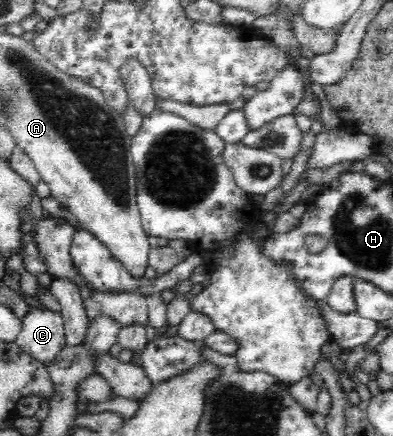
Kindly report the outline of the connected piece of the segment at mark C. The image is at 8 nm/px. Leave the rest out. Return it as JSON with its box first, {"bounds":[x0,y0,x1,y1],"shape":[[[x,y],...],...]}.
{"bounds":[16,306,66,365],"shape":[[[29,306],[16,344],[43,365],[51,365],[66,345],[64,320],[58,312]]]}

